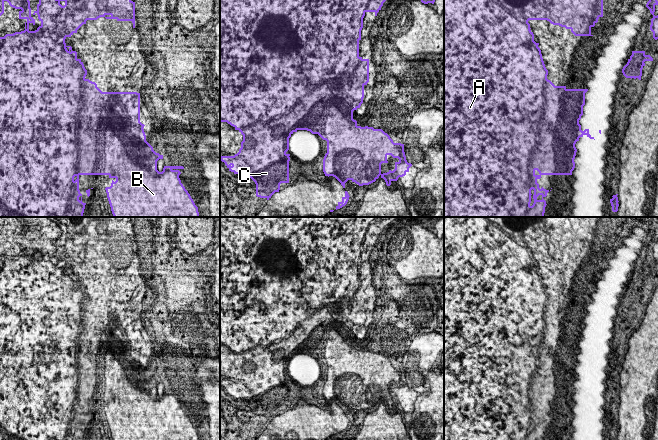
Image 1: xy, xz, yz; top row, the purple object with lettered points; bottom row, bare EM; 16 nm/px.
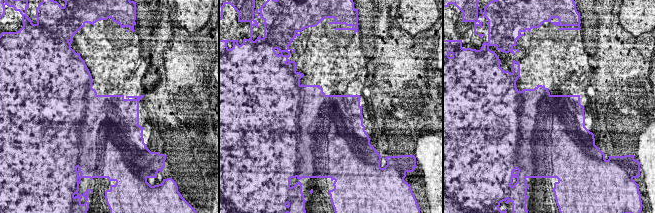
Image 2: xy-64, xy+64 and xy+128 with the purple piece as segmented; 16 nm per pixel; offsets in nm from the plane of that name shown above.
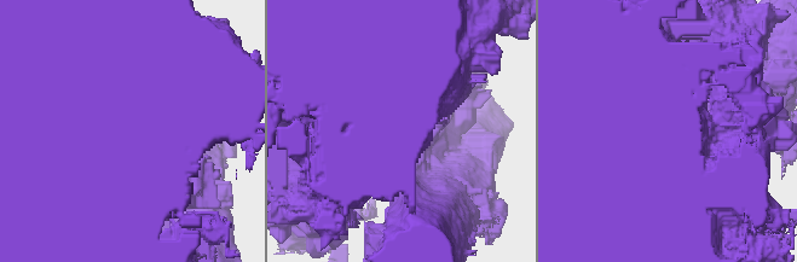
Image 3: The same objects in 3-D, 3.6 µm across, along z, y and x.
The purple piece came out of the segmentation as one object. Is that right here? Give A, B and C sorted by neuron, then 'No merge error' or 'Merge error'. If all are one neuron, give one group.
Groups: A C / B. Merge error

